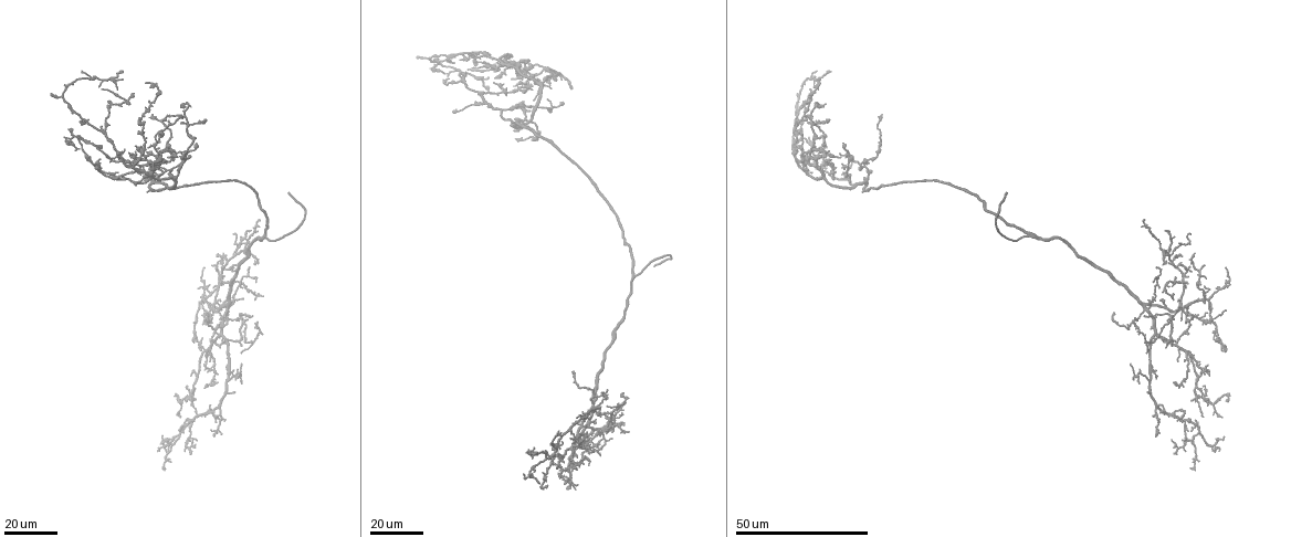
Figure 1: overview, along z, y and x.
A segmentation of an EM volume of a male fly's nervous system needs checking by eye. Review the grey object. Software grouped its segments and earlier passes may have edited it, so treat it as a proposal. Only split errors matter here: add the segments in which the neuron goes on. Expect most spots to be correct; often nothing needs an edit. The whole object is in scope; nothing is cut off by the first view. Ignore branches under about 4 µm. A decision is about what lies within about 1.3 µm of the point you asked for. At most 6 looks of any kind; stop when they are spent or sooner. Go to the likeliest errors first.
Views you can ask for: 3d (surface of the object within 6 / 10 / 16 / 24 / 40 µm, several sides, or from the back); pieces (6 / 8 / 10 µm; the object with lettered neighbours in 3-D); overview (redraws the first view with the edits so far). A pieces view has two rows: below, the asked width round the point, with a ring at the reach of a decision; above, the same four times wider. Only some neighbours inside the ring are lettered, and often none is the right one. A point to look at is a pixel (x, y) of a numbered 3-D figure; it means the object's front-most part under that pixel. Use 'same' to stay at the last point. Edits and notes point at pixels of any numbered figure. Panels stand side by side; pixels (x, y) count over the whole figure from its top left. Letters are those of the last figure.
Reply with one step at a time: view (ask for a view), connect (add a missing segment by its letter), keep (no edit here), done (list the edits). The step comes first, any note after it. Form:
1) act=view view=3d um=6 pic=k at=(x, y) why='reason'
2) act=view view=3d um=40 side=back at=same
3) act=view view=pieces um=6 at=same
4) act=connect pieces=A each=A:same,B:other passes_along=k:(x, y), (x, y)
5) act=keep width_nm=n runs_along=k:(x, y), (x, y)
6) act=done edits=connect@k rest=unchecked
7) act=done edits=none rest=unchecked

act=view view=3d um=16 pic=1 at=(1006, 192) why='an open end'

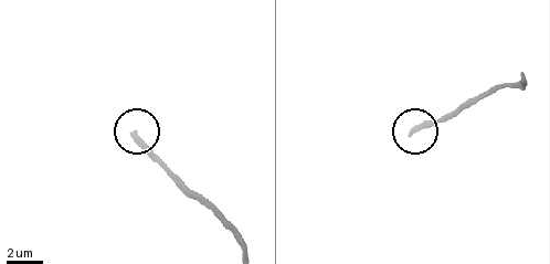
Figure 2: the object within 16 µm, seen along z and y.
act=view view=pieces um=8 pic=2 at=(411, 130)

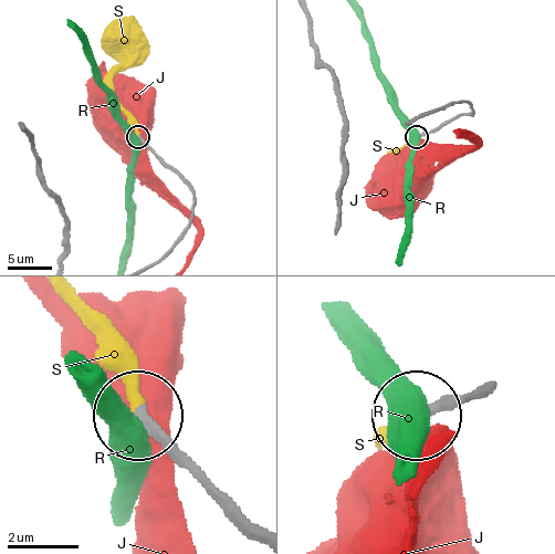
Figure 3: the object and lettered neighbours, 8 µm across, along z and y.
act=connect pieces=S each=J:other,R:other,S:same passes_along=3:(229, 501), (137, 409), (123, 344), (81, 300) found='it goes on there'

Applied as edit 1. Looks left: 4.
act=view view=3d um=16 pic=1 at=(1134, 322) why='end of a long branch'

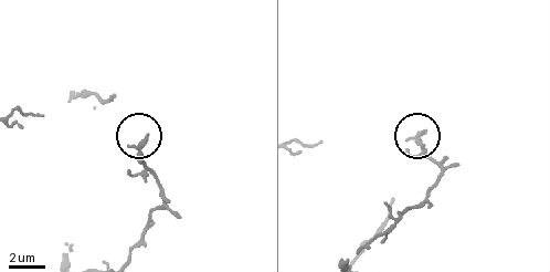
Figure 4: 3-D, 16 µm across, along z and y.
act=view view=pieces um=10 pic=4 at=(426, 133) why='what lies round it'

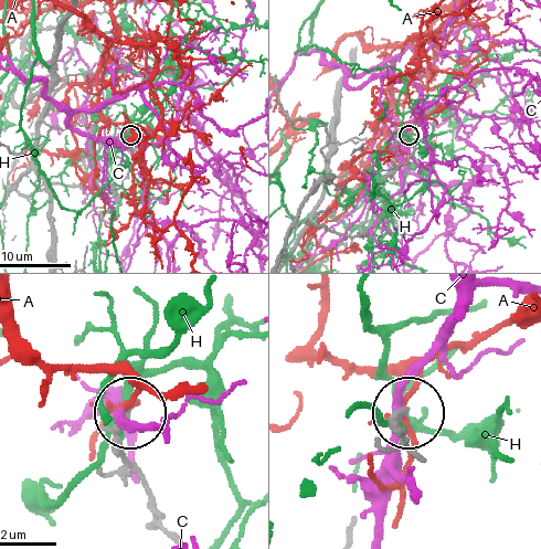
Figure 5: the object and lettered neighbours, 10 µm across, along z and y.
act=keep each=A:other,C:other,H:other runs_along=5:(150, 519), (147, 484), (117, 434), (128, 415) found='none of them fits'

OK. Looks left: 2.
act=view view=3d um=16 pic=1 at=(830, 118) why='an open end'

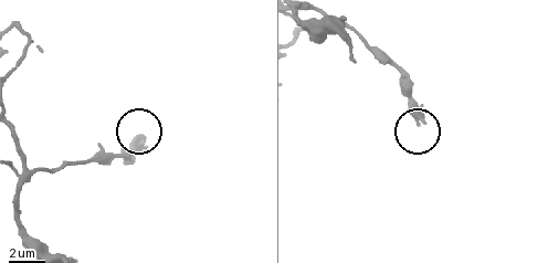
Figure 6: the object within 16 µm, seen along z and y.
act=view view=pieces um=8 pic=6 at=(418, 121)

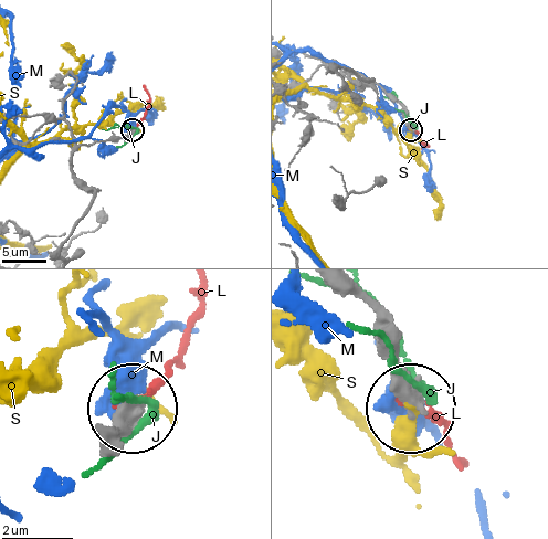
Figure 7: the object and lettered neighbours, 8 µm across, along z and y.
act=keep each=J:other,L:other,M:other,S:other runs_along=7:(354, 291), (378, 317), (380, 352), (404, 403) found='none of them fits'

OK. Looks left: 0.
act=done edits=connect@3 rest=unchecked

